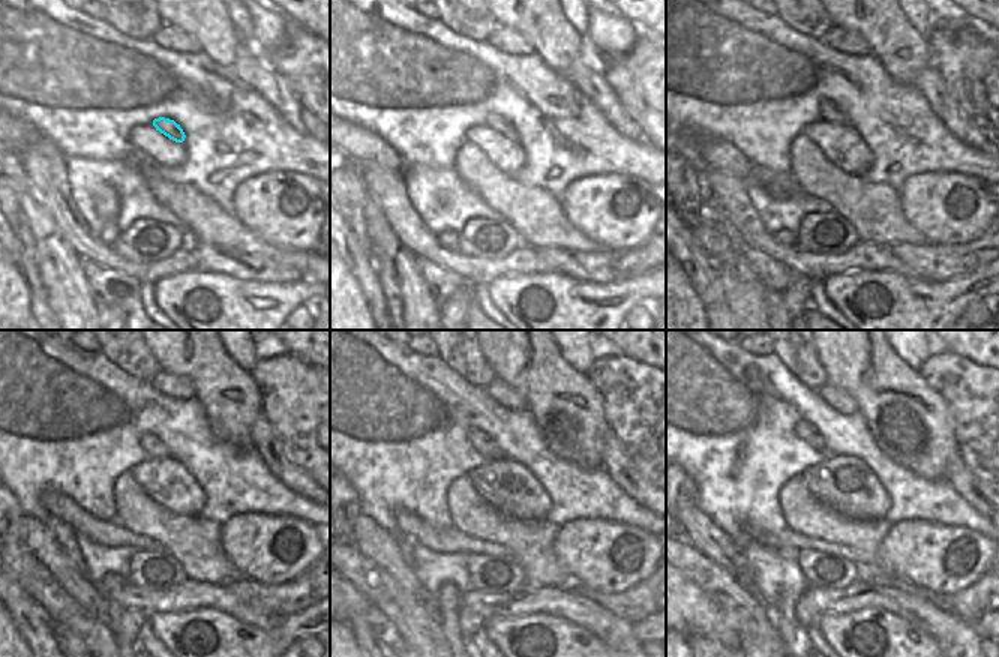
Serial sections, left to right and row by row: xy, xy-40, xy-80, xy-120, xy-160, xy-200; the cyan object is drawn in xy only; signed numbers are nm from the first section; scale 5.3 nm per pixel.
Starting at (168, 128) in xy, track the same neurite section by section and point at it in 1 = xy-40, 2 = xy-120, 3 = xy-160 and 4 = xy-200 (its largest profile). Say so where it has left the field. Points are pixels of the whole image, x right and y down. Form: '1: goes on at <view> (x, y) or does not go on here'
1: goes on at xy-40 (498, 123)
2: goes on at xy-120 (152, 444)
3: goes on at xy-160 (483, 443)
4: goes on at xy-200 (804, 431)

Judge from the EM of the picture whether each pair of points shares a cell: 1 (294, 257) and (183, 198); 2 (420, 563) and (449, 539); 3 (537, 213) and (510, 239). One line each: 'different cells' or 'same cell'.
1: same cell
2: different cells
3: different cells

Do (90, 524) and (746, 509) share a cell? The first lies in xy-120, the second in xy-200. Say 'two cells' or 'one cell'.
two cells

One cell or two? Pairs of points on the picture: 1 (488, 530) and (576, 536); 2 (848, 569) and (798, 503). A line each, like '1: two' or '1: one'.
1: two
2: two

